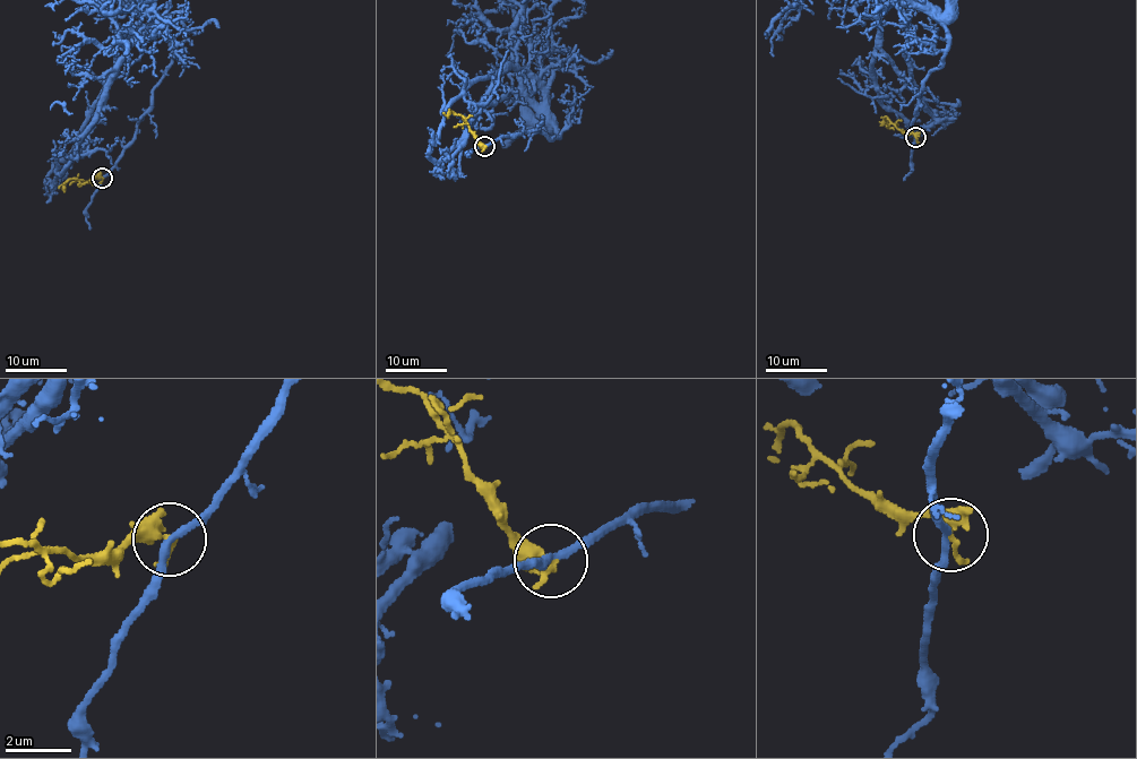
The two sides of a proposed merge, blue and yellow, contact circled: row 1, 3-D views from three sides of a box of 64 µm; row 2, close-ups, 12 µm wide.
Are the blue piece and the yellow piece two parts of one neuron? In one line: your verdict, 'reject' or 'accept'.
reject

